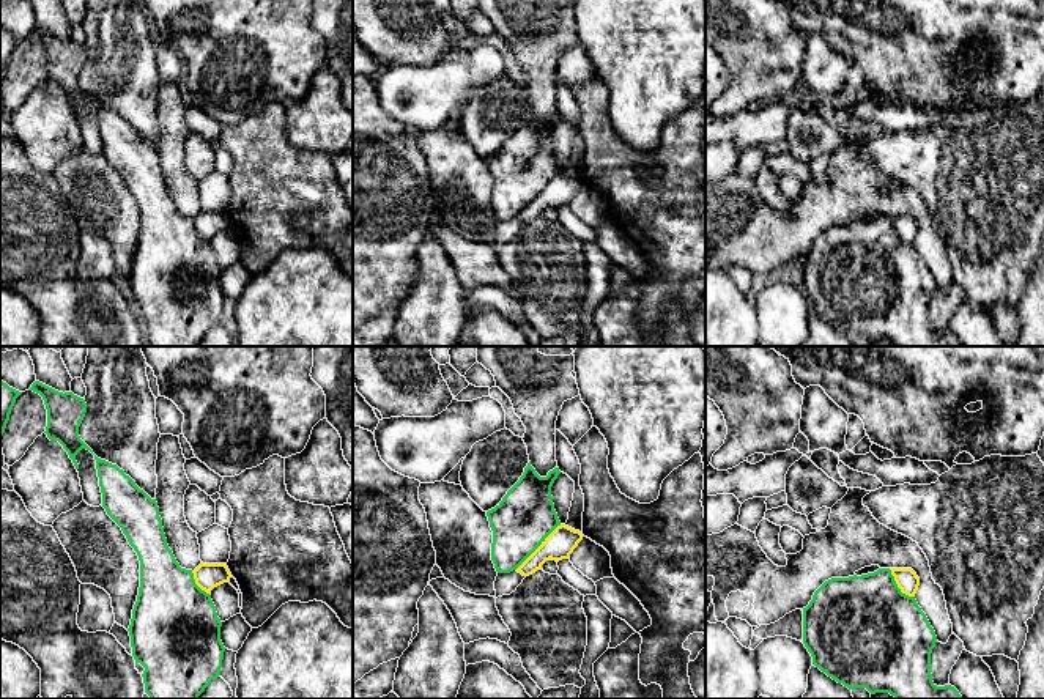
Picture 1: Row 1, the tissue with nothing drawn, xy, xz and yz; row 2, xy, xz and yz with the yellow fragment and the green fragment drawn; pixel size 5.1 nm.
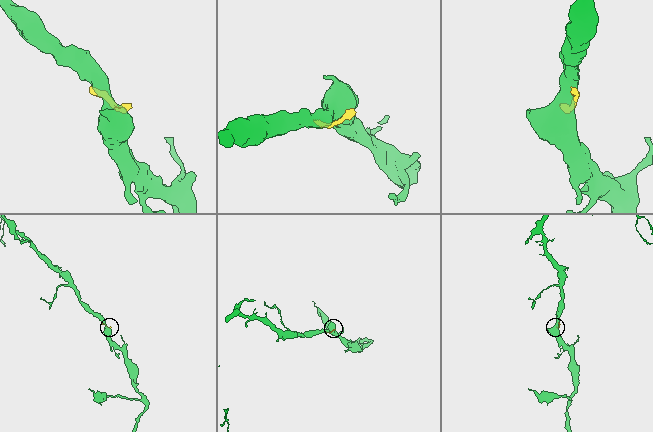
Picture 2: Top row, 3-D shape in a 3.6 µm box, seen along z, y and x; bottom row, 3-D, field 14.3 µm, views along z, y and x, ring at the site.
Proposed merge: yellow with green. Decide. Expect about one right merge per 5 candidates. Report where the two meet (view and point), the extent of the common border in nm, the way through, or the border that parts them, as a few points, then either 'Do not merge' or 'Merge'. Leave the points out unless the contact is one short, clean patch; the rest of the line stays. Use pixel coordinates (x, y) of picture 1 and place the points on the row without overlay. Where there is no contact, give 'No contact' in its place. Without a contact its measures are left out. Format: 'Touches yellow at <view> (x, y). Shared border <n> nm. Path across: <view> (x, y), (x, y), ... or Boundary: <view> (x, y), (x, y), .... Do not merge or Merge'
Touches yellow at xz (539, 194). Shared border 340 nm. Do not merge

